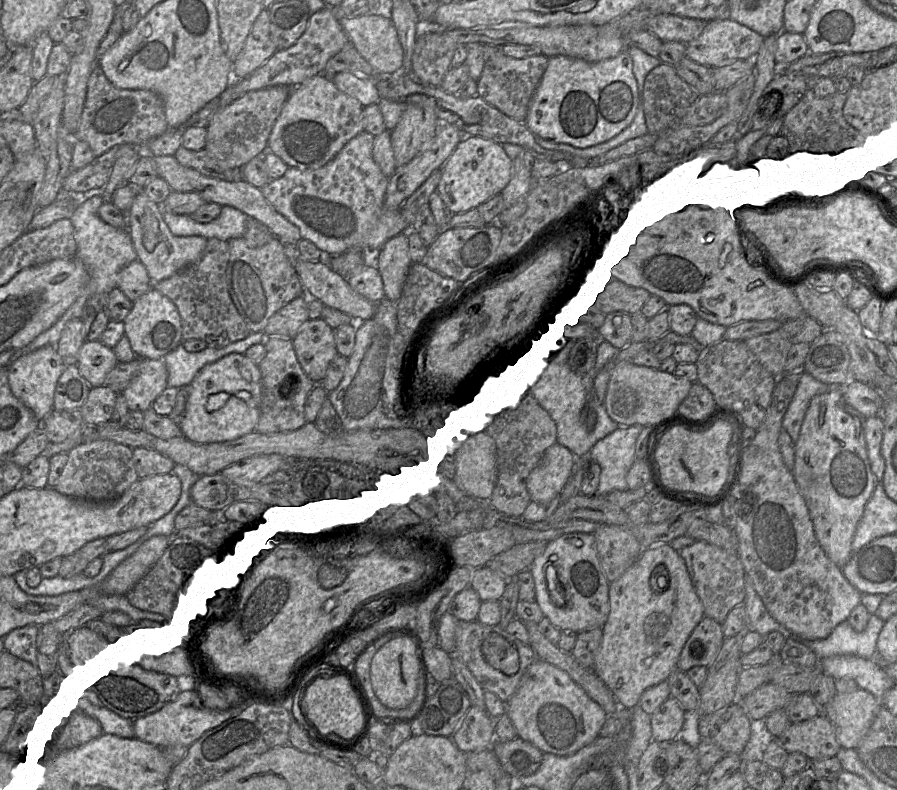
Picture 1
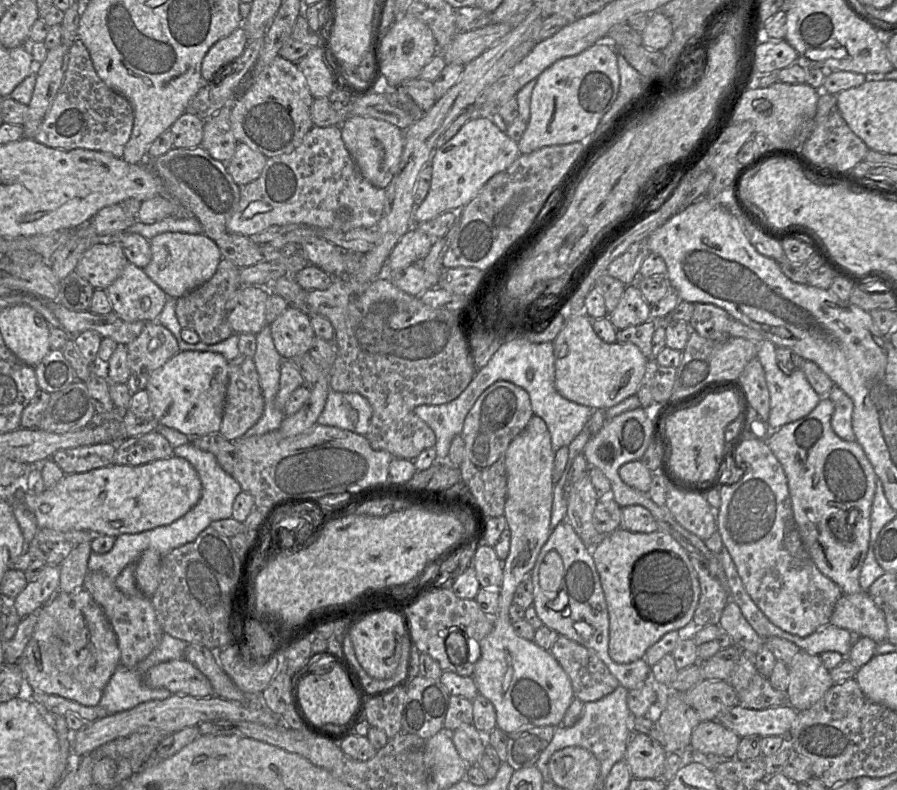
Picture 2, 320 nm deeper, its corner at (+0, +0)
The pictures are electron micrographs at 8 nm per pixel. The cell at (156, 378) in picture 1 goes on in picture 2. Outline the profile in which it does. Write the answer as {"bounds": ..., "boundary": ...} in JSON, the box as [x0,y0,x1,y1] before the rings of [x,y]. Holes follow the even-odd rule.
{"bounds":[126,322,180,394],"boundary":[[[158,322],[146,323],[139,336],[126,345],[129,379],[126,383],[131,394],[145,390],[152,373],[161,368],[180,350],[173,333]]]}

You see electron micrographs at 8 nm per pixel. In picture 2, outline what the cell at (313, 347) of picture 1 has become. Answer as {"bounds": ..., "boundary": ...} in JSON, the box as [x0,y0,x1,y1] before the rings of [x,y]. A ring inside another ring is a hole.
{"bounds":[270,306,315,359],"boundary":[[[289,306],[270,324],[275,348],[283,359],[309,351],[315,338],[310,318],[298,308]]]}

